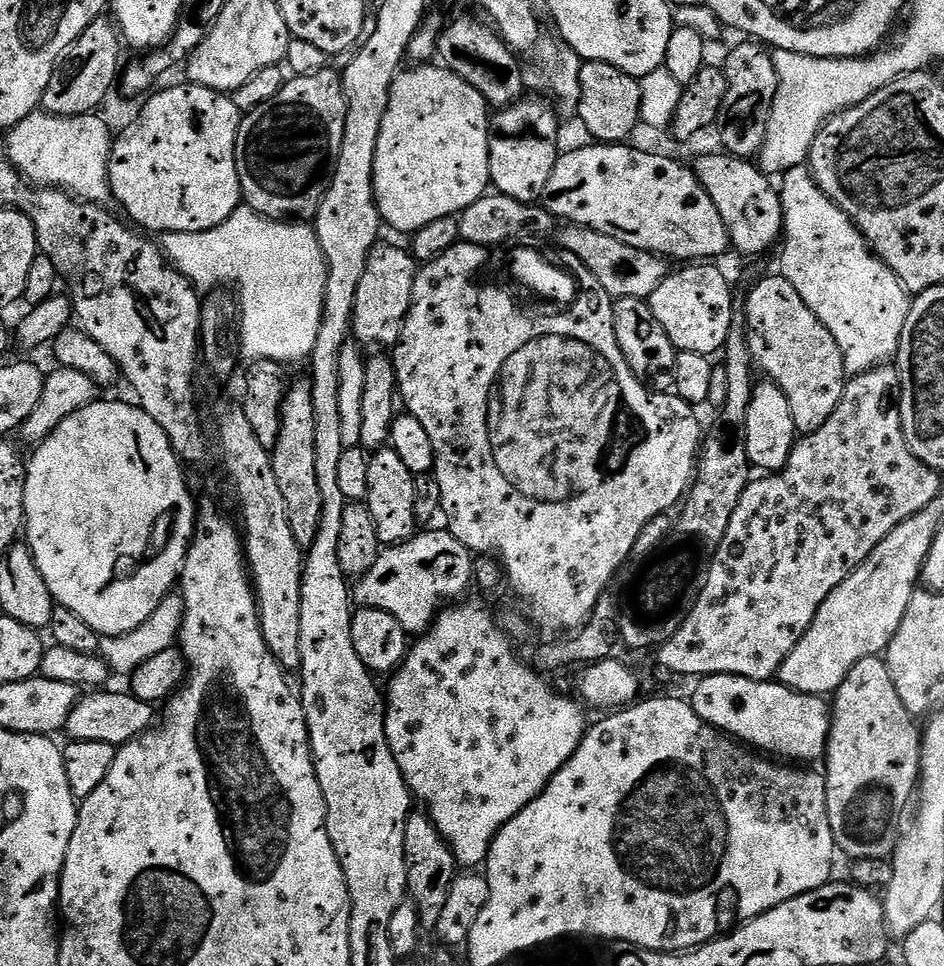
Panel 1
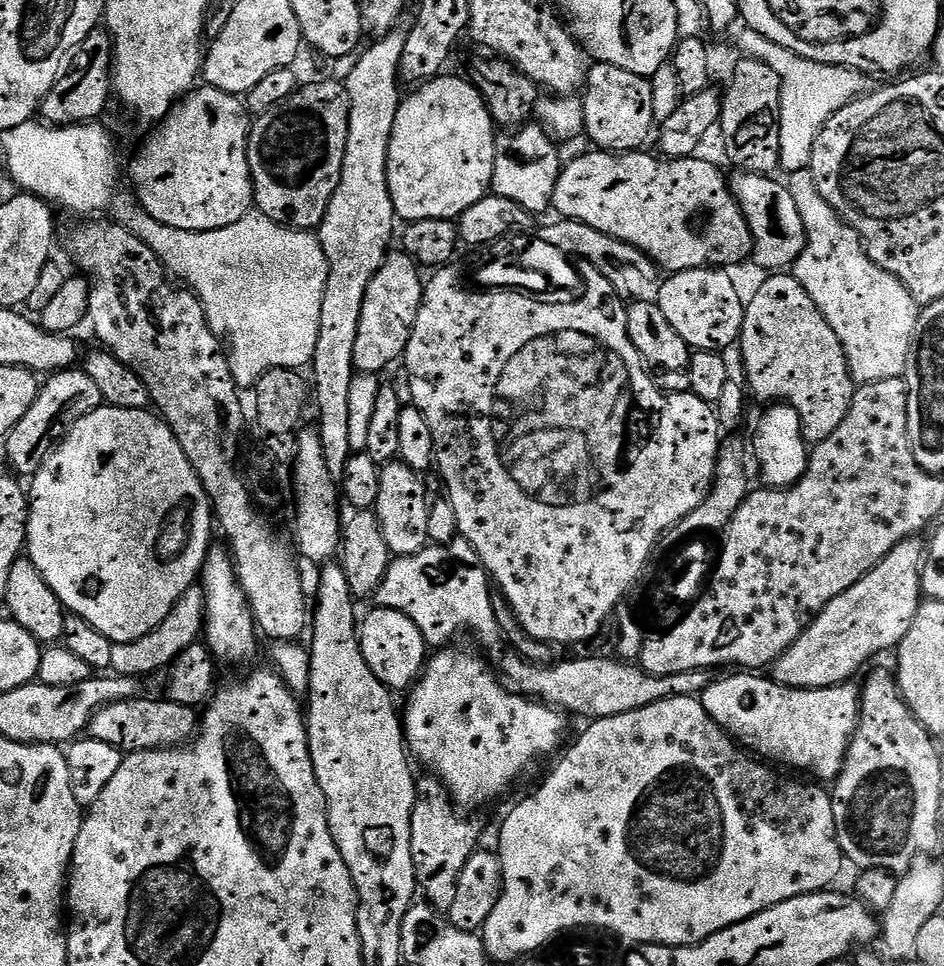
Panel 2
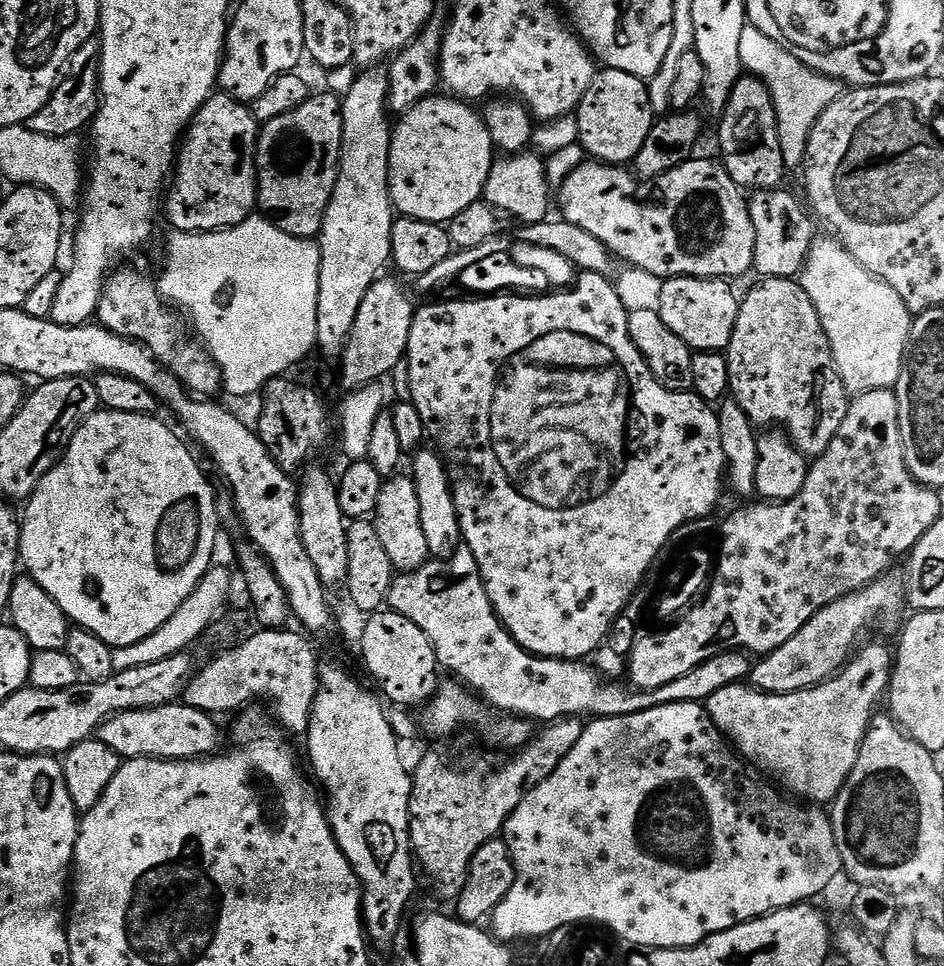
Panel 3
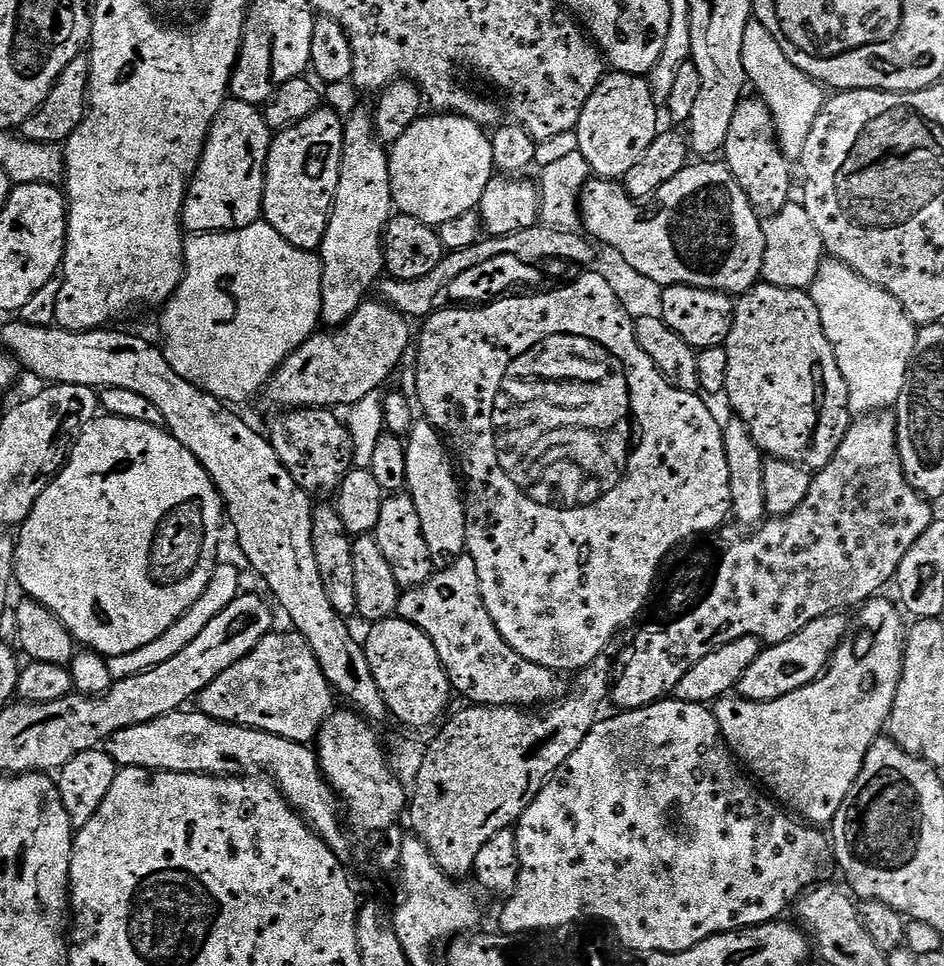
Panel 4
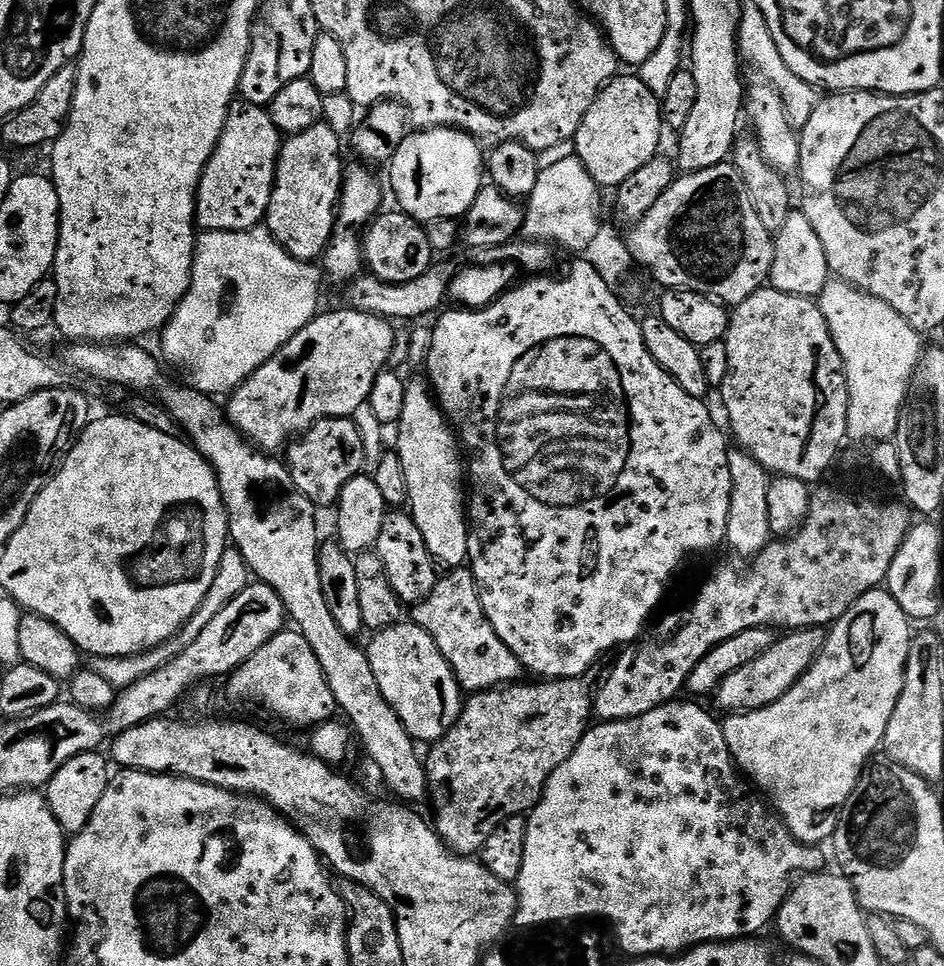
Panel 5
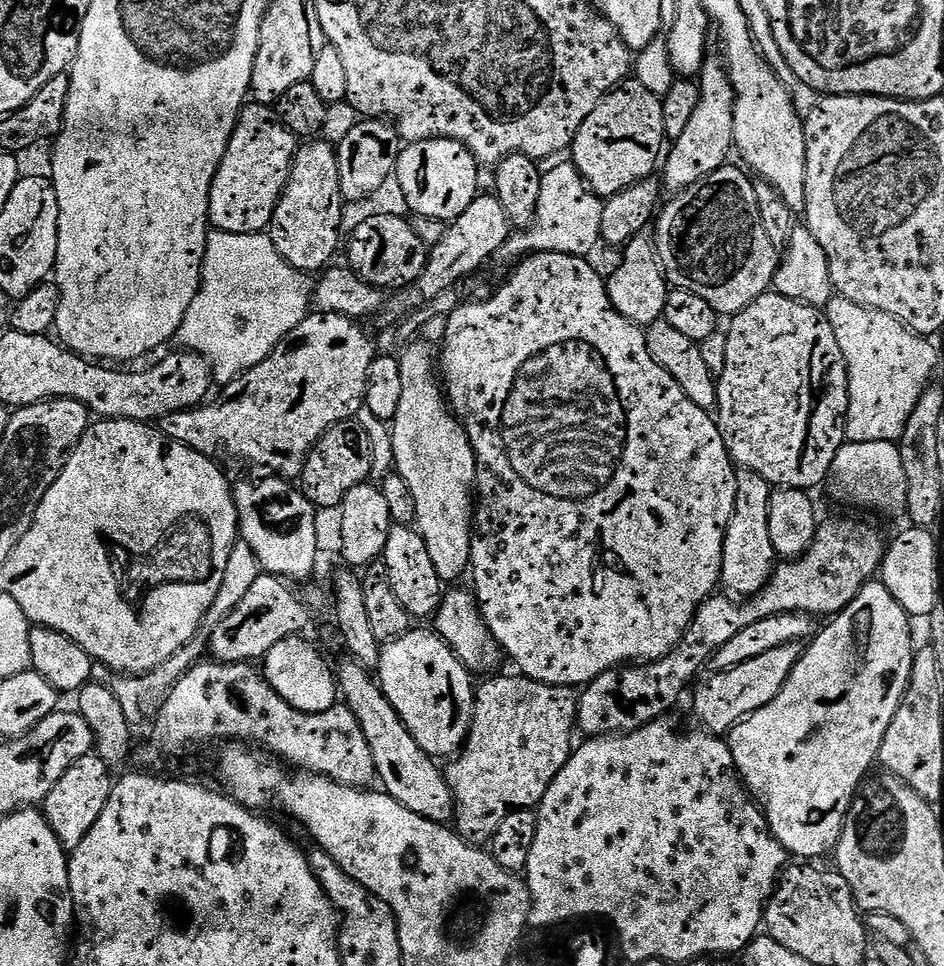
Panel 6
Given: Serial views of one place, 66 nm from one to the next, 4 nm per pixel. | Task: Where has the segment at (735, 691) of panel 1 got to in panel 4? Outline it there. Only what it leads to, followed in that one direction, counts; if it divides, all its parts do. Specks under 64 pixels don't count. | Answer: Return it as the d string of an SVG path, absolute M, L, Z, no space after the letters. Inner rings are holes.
M873 598L855 609L856 617L848 620L844 639L813 684L770 702L745 700L739 694L729 694L721 696L714 704L720 736L732 755L785 809L814 826L829 825L836 816L862 770L870 746L881 739L888 715L892 713L904 665L906 632L903 627L900 629L897 605L880 599L884 598Z

